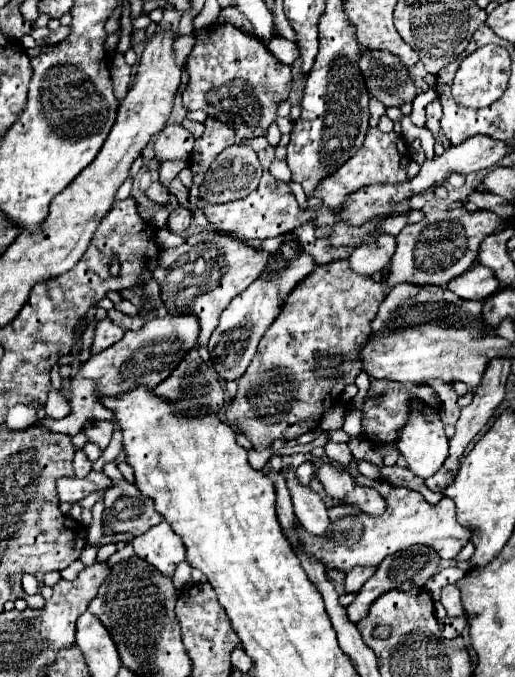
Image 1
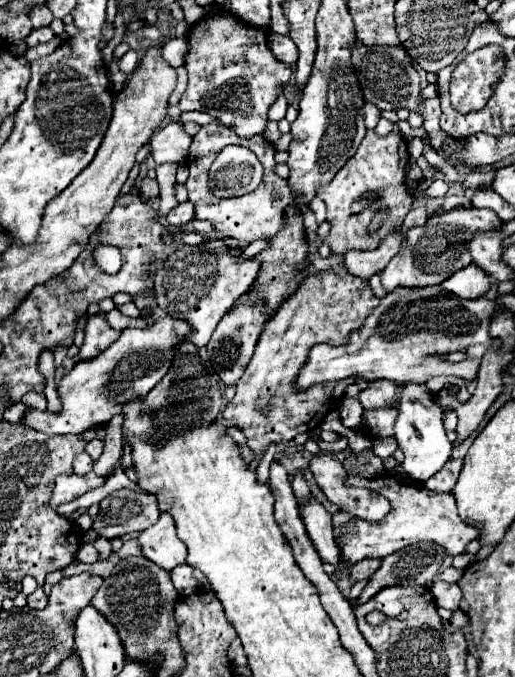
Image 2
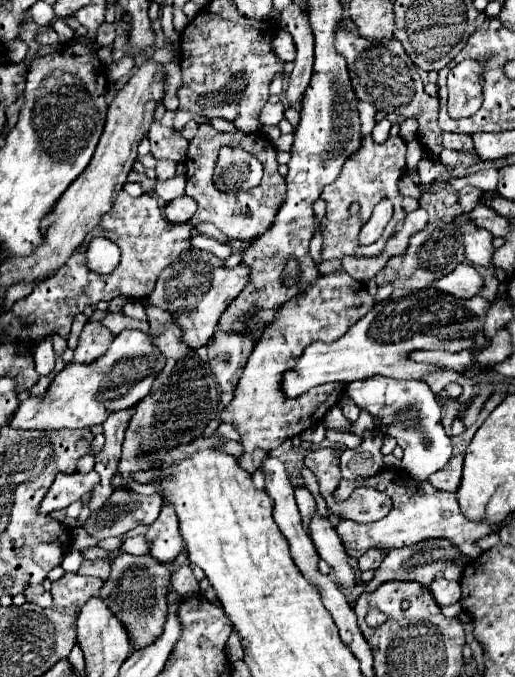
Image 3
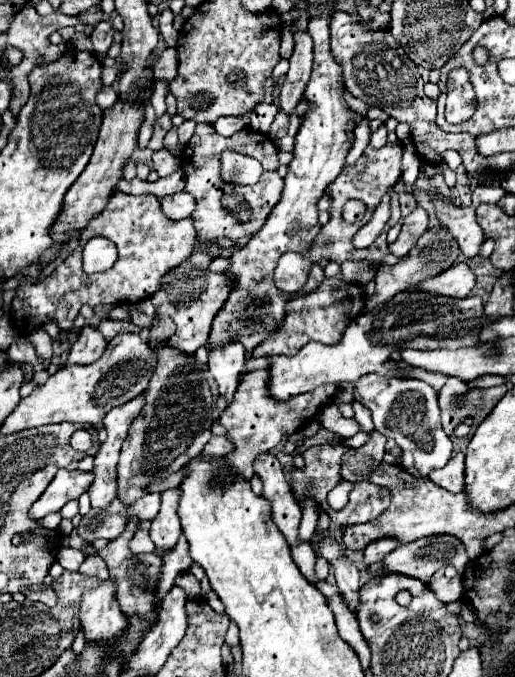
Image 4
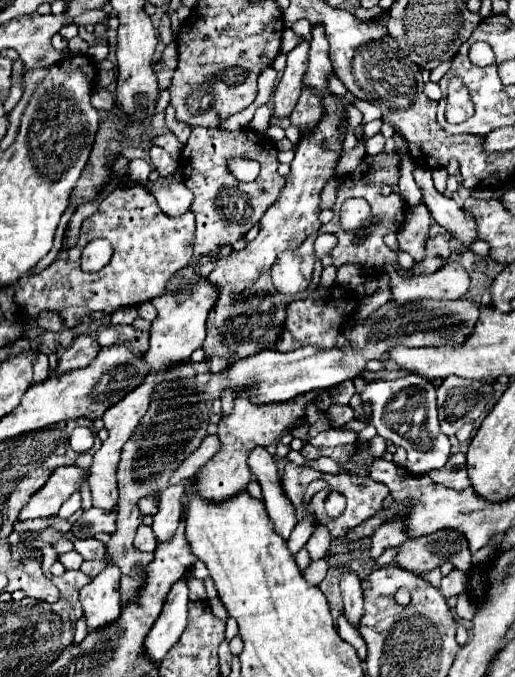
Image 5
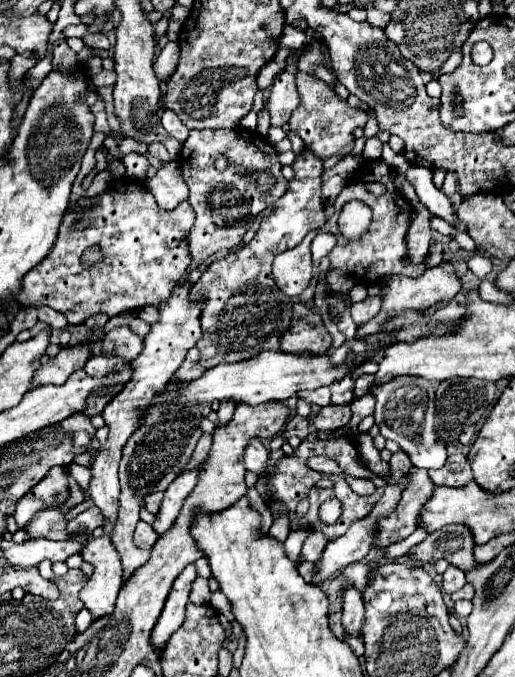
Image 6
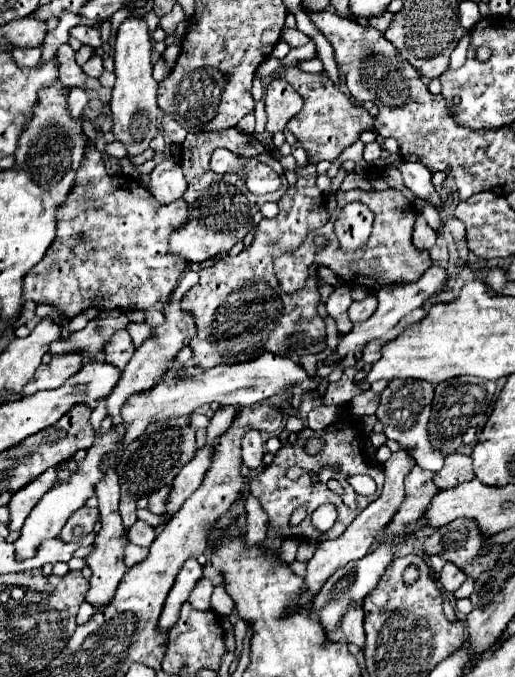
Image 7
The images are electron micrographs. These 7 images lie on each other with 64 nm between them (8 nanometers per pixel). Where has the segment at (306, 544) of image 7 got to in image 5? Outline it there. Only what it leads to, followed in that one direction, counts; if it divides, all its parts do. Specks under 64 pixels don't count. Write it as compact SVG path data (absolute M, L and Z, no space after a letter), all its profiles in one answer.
M318 524L316 530L314 530L314 534L310 536L310 540L306 544L306 548L310 552L310 558L312 560L324 558L328 554L328 550L330 550L330 544L332 544L332 536L330 536L328 528L324 524Z

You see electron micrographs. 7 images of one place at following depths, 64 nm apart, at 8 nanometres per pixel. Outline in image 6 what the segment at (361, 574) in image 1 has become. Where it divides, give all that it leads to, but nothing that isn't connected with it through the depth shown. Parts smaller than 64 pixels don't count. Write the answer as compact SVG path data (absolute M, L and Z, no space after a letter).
M410 470L408 474L408 488L402 492L402 500L396 506L396 512L382 518L376 528L374 546L384 550L394 542L404 540L410 536L418 526L418 516L422 506L428 502L434 484L428 478L426 470Z

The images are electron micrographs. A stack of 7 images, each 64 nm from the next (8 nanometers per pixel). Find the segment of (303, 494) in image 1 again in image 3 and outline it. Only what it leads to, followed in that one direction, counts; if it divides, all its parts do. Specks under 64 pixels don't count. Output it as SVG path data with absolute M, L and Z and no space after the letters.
M314 512L312 518L310 518L310 538L312 538L320 558L326 560L332 566L342 588L354 590L356 576L354 576L352 566L348 564L348 556L344 552L344 546L342 546L340 538L336 536L332 522L328 518L320 516L318 512Z

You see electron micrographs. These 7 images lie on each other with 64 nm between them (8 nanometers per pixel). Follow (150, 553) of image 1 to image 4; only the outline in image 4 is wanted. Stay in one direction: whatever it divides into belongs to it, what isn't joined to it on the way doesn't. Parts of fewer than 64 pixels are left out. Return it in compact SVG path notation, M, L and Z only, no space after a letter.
M178 488L162 492L162 508L160 508L158 516L152 520L150 538L156 546L156 554L160 554L160 556L170 552L182 534L182 528L178 526L178 514L176 514L178 494L180 494Z

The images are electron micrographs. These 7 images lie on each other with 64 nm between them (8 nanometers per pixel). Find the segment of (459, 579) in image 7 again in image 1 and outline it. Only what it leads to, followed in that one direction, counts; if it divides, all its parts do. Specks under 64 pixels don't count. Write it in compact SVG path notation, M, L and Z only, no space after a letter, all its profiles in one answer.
M448 584L442 590L442 600L440 600L448 612L448 616L464 616L464 608L460 602L460 590L454 584Z

